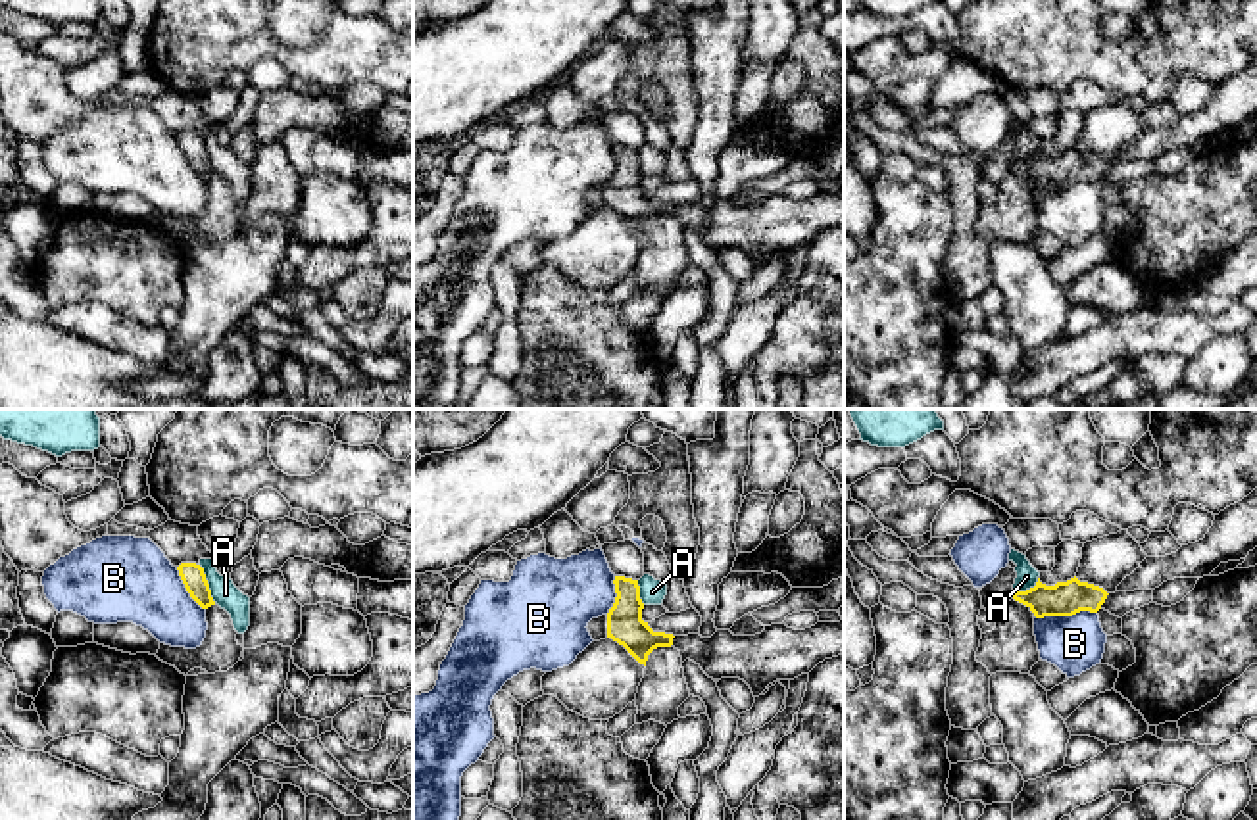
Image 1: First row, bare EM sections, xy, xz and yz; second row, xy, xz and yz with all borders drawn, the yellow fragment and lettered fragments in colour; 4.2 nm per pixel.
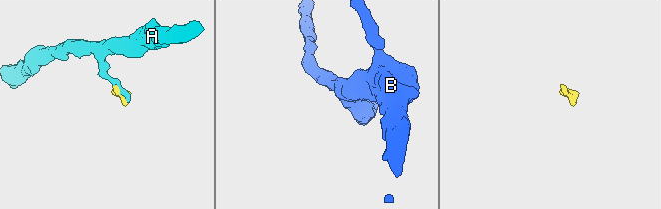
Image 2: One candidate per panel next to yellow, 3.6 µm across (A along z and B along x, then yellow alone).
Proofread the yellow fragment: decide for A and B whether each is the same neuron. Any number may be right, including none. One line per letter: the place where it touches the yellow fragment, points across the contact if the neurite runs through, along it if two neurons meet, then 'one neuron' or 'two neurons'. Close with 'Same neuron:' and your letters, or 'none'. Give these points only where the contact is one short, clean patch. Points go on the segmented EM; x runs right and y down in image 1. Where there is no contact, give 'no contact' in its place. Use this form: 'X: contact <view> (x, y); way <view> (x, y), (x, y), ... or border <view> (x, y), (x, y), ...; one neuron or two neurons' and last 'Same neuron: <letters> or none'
A: contact xy (206, 582); border xy (198, 563), (210, 596), (216, 602); two neurons
B: contact yz (1065, 615); border yz (1096, 611), (1035, 617); two neurons
Same neuron: none

